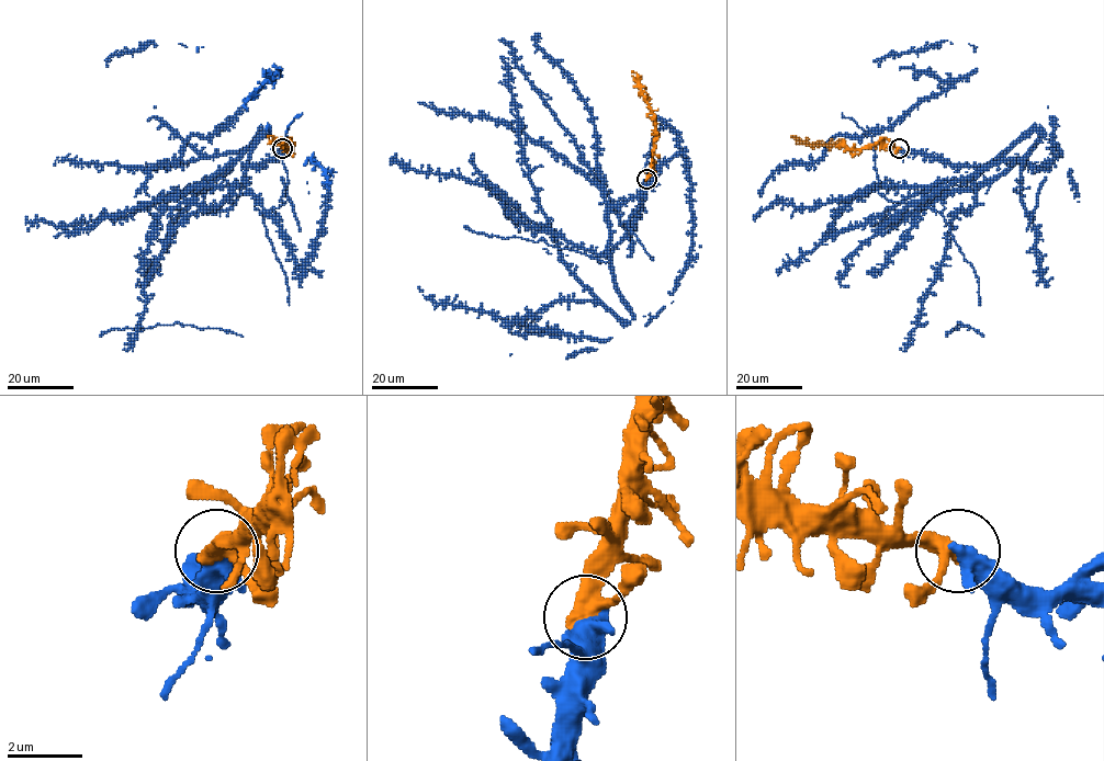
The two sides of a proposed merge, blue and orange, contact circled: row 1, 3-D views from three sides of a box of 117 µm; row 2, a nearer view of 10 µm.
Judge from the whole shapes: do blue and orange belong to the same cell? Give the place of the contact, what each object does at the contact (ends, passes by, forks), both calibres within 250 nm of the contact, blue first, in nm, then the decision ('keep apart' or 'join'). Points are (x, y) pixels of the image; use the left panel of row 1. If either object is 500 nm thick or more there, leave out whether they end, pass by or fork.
place (282, 148); blue passes by; orange passes by; calibres 400 and 400 nm; join

